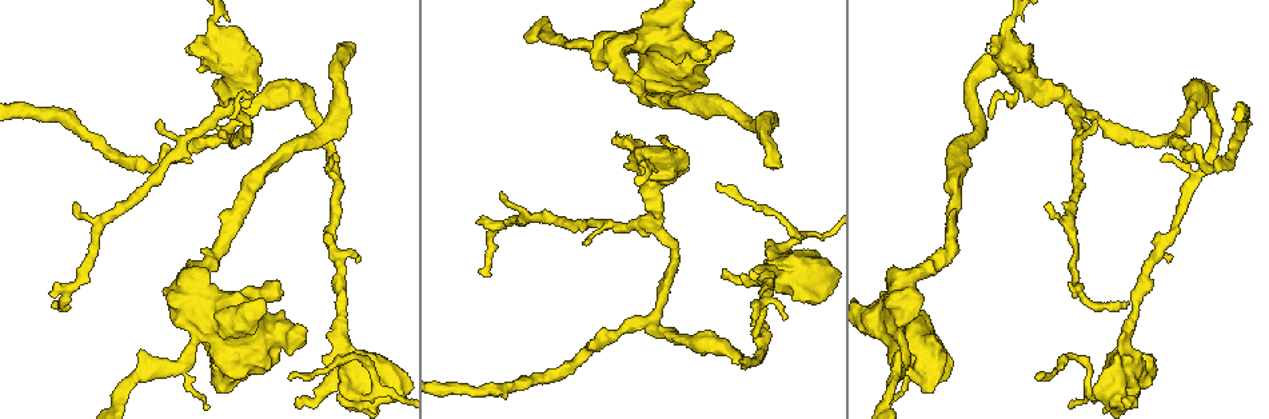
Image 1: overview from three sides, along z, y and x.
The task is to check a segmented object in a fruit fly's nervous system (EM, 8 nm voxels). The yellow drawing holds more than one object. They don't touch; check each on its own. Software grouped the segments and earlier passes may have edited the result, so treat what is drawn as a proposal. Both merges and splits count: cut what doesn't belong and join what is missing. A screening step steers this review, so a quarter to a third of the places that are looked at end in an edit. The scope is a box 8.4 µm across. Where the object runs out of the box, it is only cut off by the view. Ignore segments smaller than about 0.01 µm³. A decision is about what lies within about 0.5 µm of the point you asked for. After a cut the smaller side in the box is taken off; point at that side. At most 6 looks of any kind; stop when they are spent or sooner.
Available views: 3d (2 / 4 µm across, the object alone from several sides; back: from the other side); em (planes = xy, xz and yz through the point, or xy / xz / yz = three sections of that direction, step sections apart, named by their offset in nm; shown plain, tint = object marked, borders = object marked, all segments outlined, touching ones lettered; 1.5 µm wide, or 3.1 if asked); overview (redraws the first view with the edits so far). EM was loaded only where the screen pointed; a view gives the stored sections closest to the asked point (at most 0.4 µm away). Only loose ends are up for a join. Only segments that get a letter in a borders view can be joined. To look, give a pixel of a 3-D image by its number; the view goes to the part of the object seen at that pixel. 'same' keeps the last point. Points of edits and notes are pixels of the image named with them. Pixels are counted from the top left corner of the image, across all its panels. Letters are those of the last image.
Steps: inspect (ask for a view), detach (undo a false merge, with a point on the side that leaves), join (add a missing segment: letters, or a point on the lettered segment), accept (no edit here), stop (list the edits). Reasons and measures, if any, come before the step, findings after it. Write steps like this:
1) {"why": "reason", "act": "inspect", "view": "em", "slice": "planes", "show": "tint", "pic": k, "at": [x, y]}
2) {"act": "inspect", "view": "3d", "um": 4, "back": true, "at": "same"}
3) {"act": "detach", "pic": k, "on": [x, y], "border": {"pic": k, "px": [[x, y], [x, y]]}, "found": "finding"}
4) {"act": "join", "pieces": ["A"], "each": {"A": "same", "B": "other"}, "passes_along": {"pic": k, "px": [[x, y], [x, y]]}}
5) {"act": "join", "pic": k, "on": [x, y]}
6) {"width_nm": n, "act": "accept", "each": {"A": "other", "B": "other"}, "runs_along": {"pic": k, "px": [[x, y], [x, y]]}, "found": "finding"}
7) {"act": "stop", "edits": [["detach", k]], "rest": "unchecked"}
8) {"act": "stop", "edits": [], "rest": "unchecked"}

{"why": "free end", "act": "inspect", "view": "3d", "um": 2, "pic": 1, "at": [353, 45]}

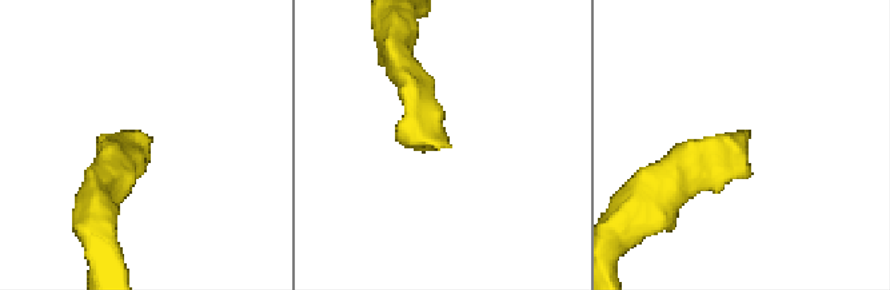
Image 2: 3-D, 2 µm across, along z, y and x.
{"why": "need the tissue", "act": "inspect", "view": "em", "slice": "yz", "step": 4, "show": "borders", "pic": 2, "at": [151, 140]}

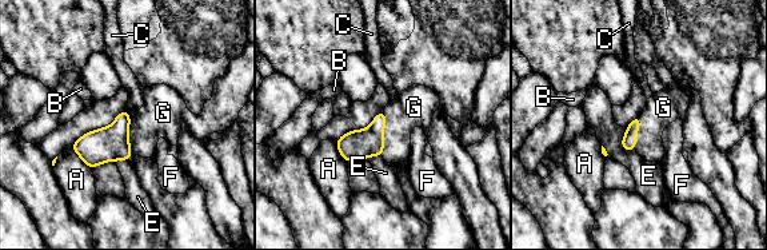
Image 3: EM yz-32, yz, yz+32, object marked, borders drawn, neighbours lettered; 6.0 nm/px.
{"act": "join", "pieces": ["G"], "each": {"A": "other", "B": "other", "C": "other", "E": "other", "F": "other", "G": "same"}, "passes_along": {"pic": 3, "px": [[355, 145], [383, 131], [414, 107]]}, "found": "it goes on there"}

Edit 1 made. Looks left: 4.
{"why": "see it whole again", "act": "inspect", "view": "overview"}

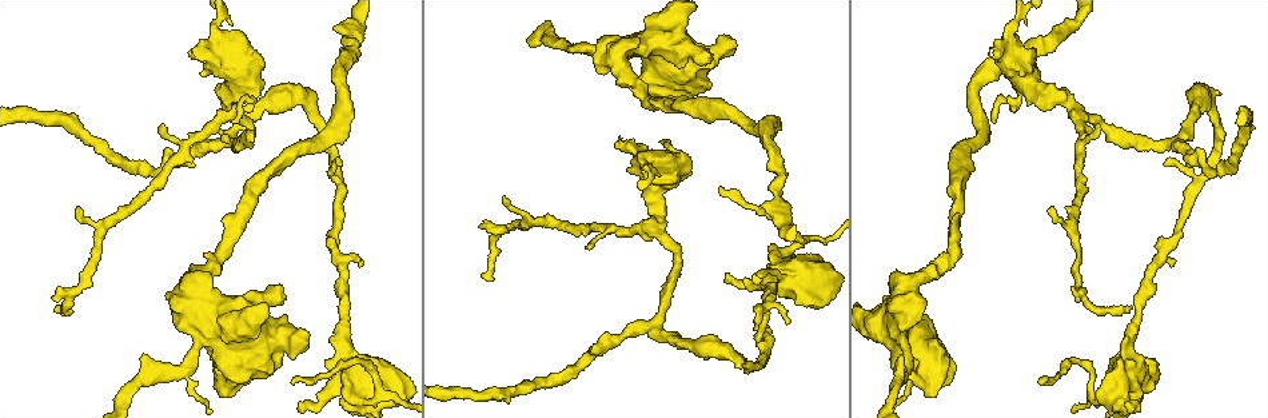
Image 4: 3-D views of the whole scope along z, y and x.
{"why": "branch stops here", "act": "inspect", "view": "3d", "um": 4, "pic": 4, "at": [1165, 166]}

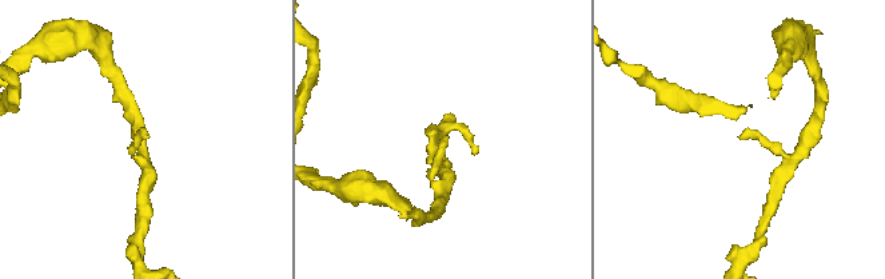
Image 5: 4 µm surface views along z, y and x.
{"why": "shape alone is not enough", "act": "inspect", "view": "em", "slice": "xy", "step": 8, "show": "borders", "pic": 5, "at": [738, 138]}

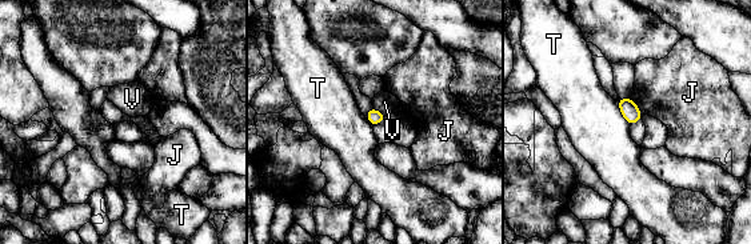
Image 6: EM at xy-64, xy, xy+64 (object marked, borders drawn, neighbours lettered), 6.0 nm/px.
{"act": "inspect", "view": "em", "slice": "planes", "show": "borders", "at": "same"}

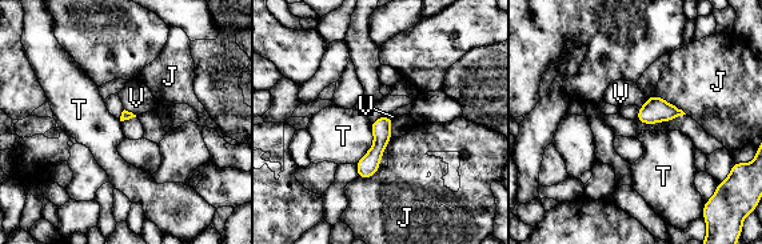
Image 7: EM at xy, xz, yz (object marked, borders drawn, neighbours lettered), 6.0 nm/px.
{"act": "accept", "each": {"J": "other", "T": "other", "V": "other"}, "runs_along": {"pic": 7, "px": [[387, 119], [363, 175]]}, "found": "none of them fits"}

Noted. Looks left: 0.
{"act": "stop", "edits": [["join", 3]], "rest": "unchecked"}

